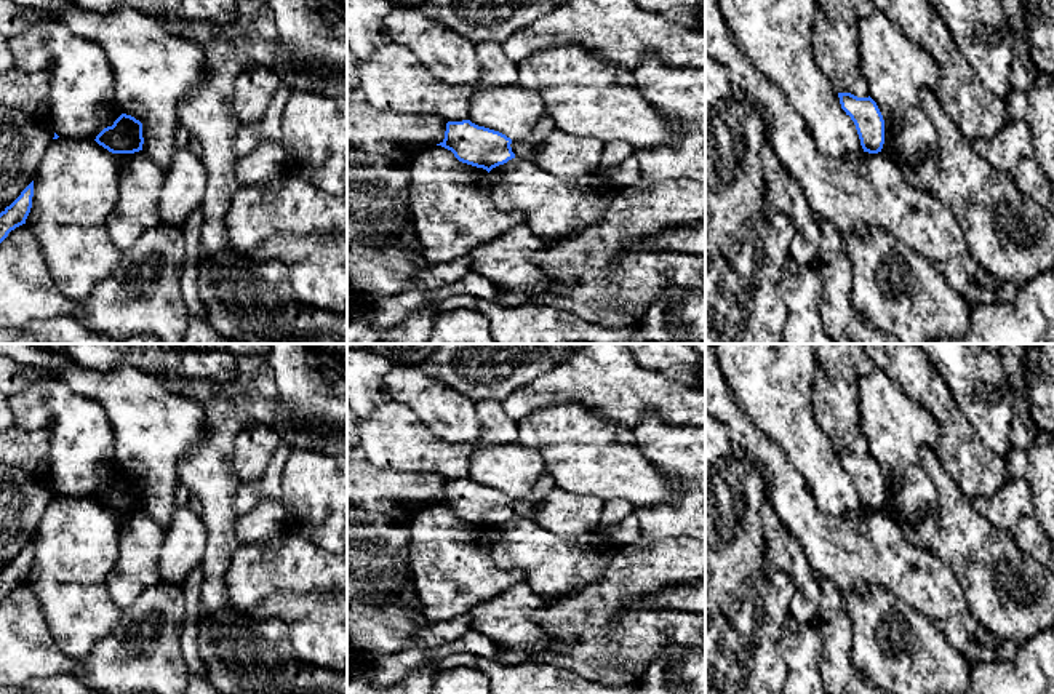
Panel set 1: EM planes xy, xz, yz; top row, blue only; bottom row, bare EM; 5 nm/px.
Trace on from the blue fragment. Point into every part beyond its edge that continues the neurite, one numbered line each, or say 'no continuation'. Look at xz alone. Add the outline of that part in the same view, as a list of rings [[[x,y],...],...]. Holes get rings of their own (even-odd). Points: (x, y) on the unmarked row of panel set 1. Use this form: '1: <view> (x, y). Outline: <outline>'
1: xz (523, 507). Outline: [[[544,472],[531,489],[528,499],[512,499],[510,505],[515,515],[536,521],[536,505],[541,504],[550,489],[555,488],[555,480]]]

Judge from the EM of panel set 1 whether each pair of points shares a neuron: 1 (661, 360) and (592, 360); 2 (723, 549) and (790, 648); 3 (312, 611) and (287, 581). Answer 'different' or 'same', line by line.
1: different
2: different
3: different

